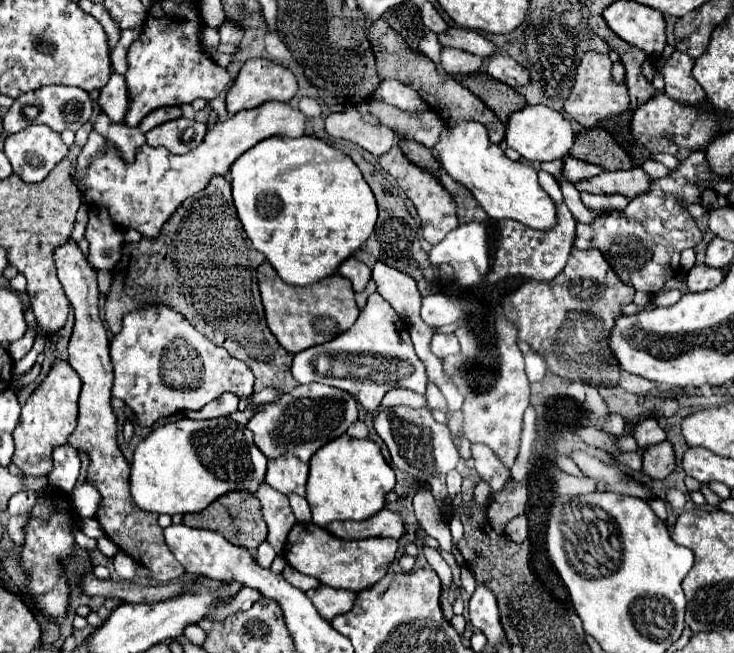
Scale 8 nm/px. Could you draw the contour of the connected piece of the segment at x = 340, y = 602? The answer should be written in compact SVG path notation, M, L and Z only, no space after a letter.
M319 585L317 589L309 589L307 597L315 605L317 613L327 621L331 621L335 615L351 611L355 605L355 599L357 599L353 591L343 591L343 589L337 591L327 585Z

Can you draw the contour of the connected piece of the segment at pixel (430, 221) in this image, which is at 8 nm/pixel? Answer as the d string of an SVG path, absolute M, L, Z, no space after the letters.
M391 147L387 153L383 153L379 157L379 165L399 183L399 187L405 191L407 199L415 205L419 217L421 217L421 227L423 227L423 237L435 245L439 241L445 239L445 235L449 231L453 231L457 225L459 225L459 219L457 219L457 203L453 199L453 195L439 183L437 177L433 177L429 171L417 167L415 163L411 163L401 147Z

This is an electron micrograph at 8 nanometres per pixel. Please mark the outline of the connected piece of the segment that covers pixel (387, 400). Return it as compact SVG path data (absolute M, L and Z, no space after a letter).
M395 389L389 391L383 401L381 401L381 409L385 407L393 407L393 405L411 405L411 407L427 407L427 399L419 393L407 391L407 389Z

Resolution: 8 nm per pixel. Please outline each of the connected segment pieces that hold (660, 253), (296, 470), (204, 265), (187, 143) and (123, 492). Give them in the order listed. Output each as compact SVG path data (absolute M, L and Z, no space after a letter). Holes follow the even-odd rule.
M693 151L667 177L653 179L651 187L643 195L631 199L623 211L613 211L589 225L577 223L575 247L599 249L613 265L615 275L635 291L645 291L649 295L659 293L665 283L679 273L681 251L695 247L703 239L703 233L695 225L693 217L677 205L679 199L687 203L699 203L701 189L695 185L699 179L715 179L707 167L705 151ZM639 259L645 259L645 265L641 265L643 261Z
M285 455L285 459L273 459L267 465L267 475L265 481L277 489L283 495L291 495L297 493L301 497L305 497L307 489L307 475L309 475L309 465L299 463L299 459Z
M213 175L203 193L193 195L181 203L175 215L163 225L161 235L155 239L143 237L139 243L127 243L123 247L121 261L113 269L113 283L105 295L105 321L113 333L121 329L121 317L131 309L139 309L147 303L169 305L177 313L189 319L189 323L201 331L209 341L227 349L235 359L247 363L255 375L255 391L263 387L277 387L289 393L295 383L291 377L293 355L279 347L277 339L269 331L263 315L263 305L257 289L257 267L265 261L265 255L255 251L251 239L247 239L231 197L231 183L223 175Z
M179 117L175 121L167 121L151 129L145 137L149 147L165 147L175 155L185 155L187 151L193 151L203 143L205 133L207 133L205 123Z
M67 241L55 253L57 277L65 289L67 299L75 311L75 327L69 341L69 363L79 373L83 381L81 397L79 397L79 419L77 429L69 437L67 445L75 447L77 451L85 451L89 457L89 471L85 481L93 485L99 495L101 503L95 513L95 519L101 523L105 535L129 557L149 569L147 579L157 583L169 583L183 575L181 563L167 551L167 545L161 539L161 527L157 519L151 519L151 513L141 511L129 493L129 463L123 457L117 445L117 417L111 409L111 387L113 387L113 367L109 355L109 341L107 331L99 319L97 311L97 273L85 261L83 253L73 241Z

